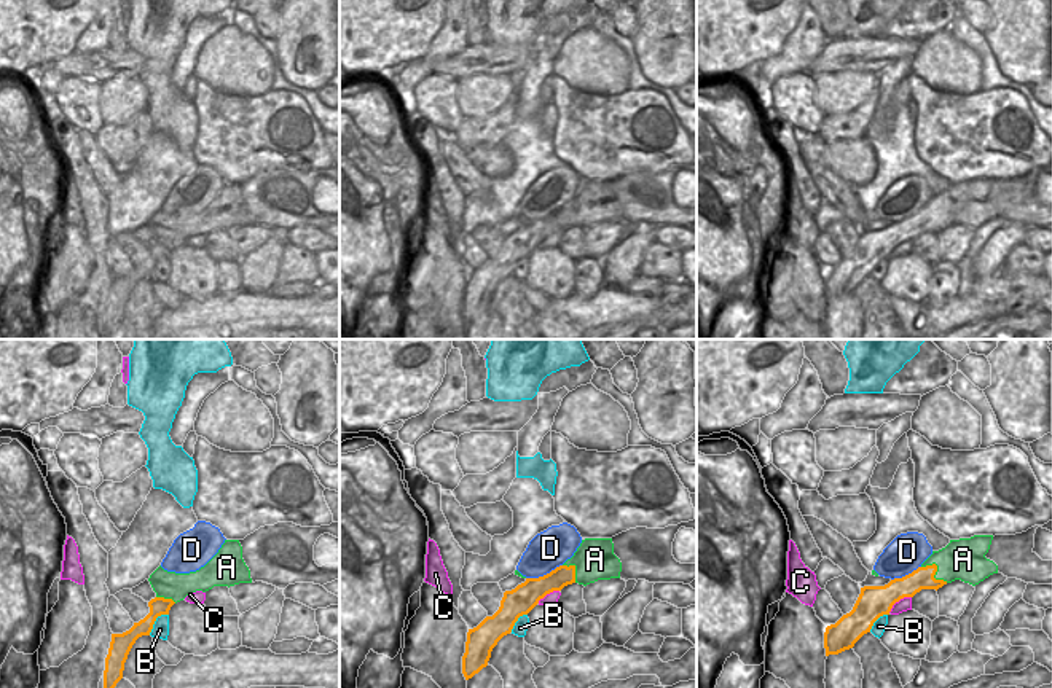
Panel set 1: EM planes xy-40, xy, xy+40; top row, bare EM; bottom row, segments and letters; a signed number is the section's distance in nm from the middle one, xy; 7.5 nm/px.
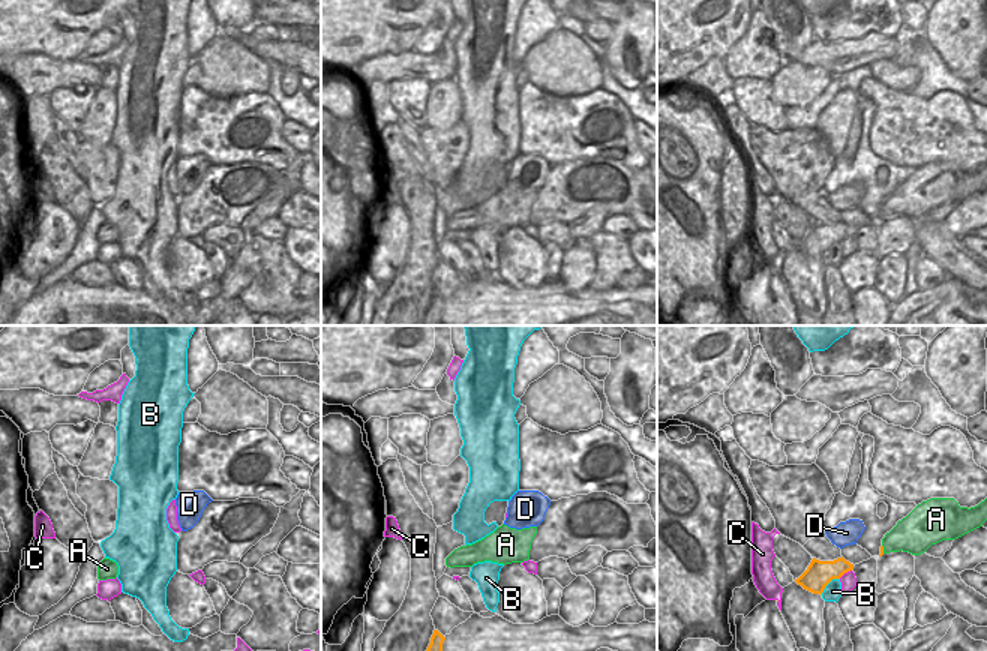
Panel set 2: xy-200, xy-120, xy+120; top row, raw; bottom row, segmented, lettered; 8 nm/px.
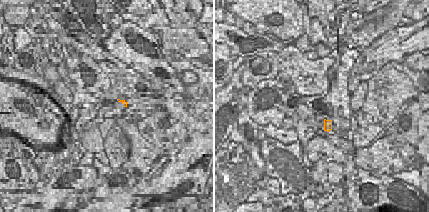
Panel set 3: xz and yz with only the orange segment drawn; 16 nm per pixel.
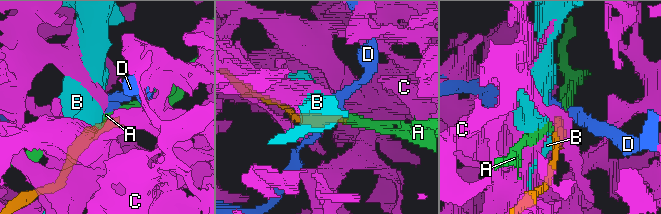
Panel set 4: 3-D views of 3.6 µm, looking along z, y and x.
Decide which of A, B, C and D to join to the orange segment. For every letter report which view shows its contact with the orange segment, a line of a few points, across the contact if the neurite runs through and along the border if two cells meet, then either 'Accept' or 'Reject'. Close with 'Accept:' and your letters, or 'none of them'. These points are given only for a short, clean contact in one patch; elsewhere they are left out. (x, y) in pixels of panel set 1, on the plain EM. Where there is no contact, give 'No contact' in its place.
A: Touches orange in xy+40. Reject
B: Touches orange in xy-40. Line: xy-40 (168, 257), (161, 257), (157, 261), (149, 277). Reject
C: Touches orange in xy+40. Reject
D: Touches orange in xy. Line: xy (561, 207), (542, 218), (526, 222). Reject
Accept: none of them

